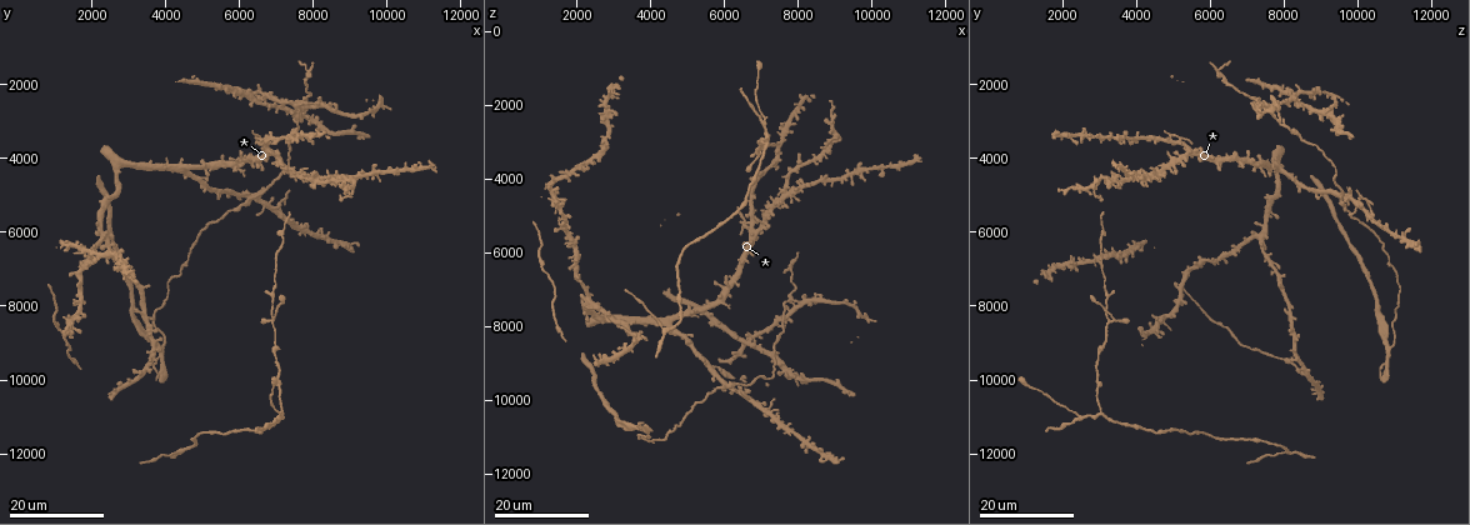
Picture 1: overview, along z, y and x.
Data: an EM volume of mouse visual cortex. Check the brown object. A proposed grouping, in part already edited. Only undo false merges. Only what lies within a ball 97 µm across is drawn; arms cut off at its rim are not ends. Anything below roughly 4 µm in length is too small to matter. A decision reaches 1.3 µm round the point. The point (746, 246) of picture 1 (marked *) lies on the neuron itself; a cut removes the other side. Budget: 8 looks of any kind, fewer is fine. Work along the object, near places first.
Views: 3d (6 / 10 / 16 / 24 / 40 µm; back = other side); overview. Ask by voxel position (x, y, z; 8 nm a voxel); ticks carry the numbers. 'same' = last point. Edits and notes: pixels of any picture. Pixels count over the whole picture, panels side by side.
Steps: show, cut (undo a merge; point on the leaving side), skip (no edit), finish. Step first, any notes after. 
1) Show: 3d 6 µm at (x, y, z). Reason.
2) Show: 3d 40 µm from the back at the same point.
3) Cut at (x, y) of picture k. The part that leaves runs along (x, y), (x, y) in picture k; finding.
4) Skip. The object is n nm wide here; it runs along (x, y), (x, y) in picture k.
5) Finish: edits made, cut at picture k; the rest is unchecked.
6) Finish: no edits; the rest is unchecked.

Show: 3d 16 µm at (6400, 5000, 9500). Three-way junction.

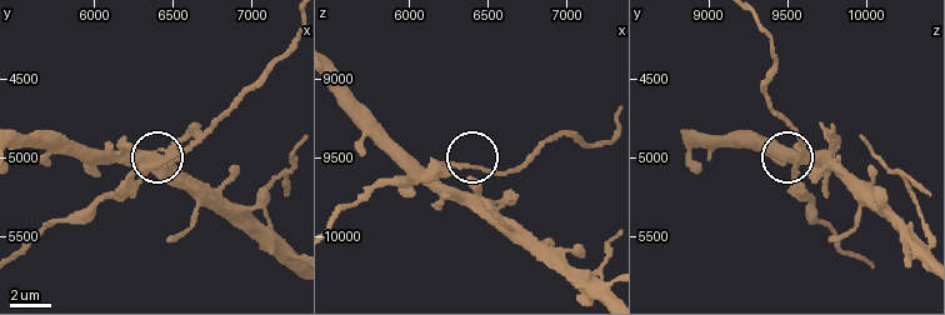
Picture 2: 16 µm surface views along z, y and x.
Show: 3d 10 µm at (6380, 5060, 9580). Closer look.

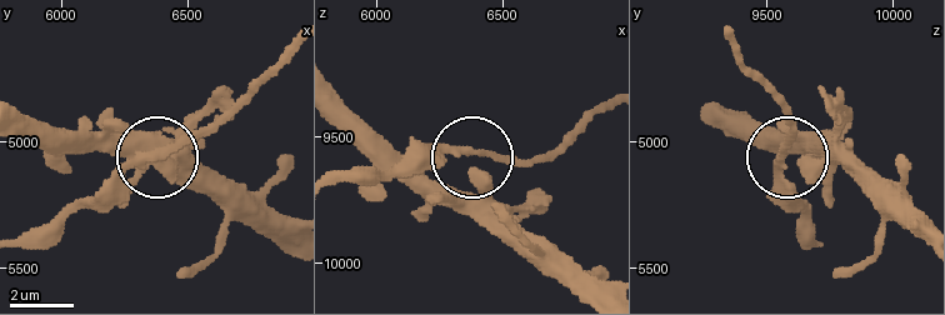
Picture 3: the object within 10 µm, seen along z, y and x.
Skip. The side arm is 83 µm long; 3 arms meet here; one neuron here.

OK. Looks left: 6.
Show: 3d 24 µm at (7900, 2500, 7300). Looks like a crossing.

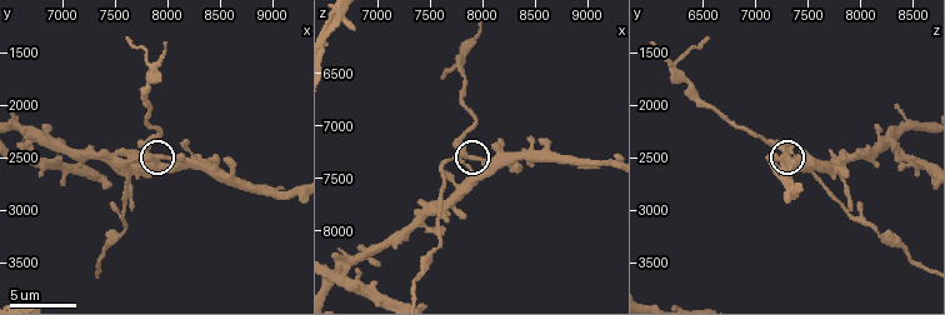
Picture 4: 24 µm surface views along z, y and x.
Show: 3d 10 µm at (7800, 2460, 7300).

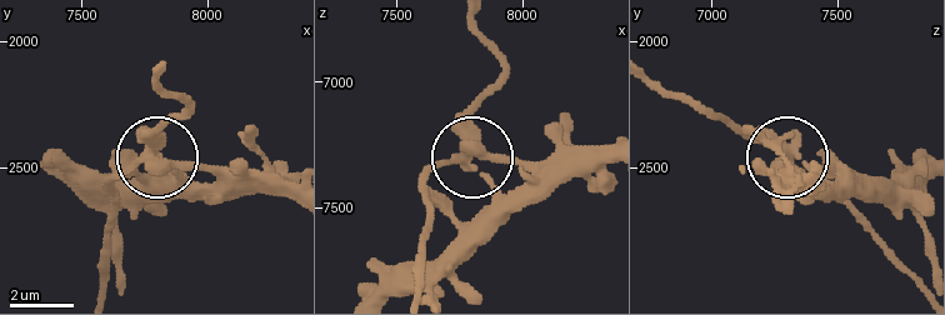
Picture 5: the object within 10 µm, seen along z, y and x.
Skip. The object is 370 nm wide here; all the same neuron.

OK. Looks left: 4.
Show: 3d 24 µm at (6800, 8400, 3300). Four-way junction.

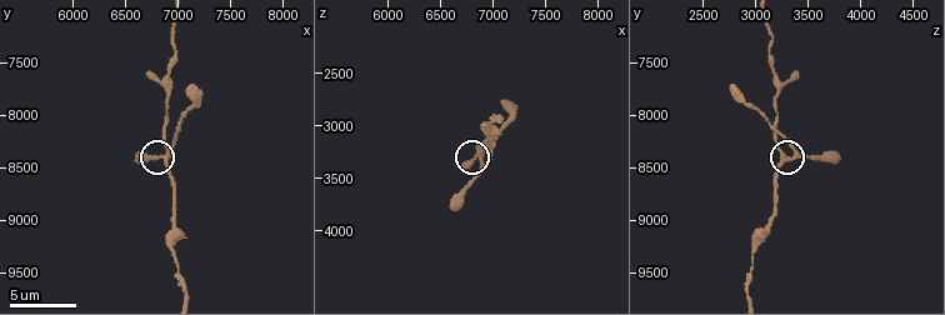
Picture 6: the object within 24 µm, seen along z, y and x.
Show: 3d 10 µm at (6860, 8400, 3300).

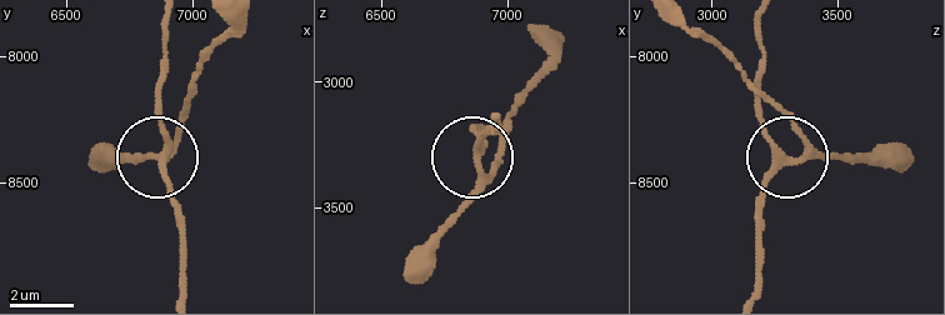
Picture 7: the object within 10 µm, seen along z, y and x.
Skip. 4 arms meet here; it runs along (761, 21), (761, 126), (794, 156), (803, 134), (780, 105) in picture 7; continuous, no second neuron.

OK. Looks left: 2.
Finish: no edits; the rest is unchecked.

